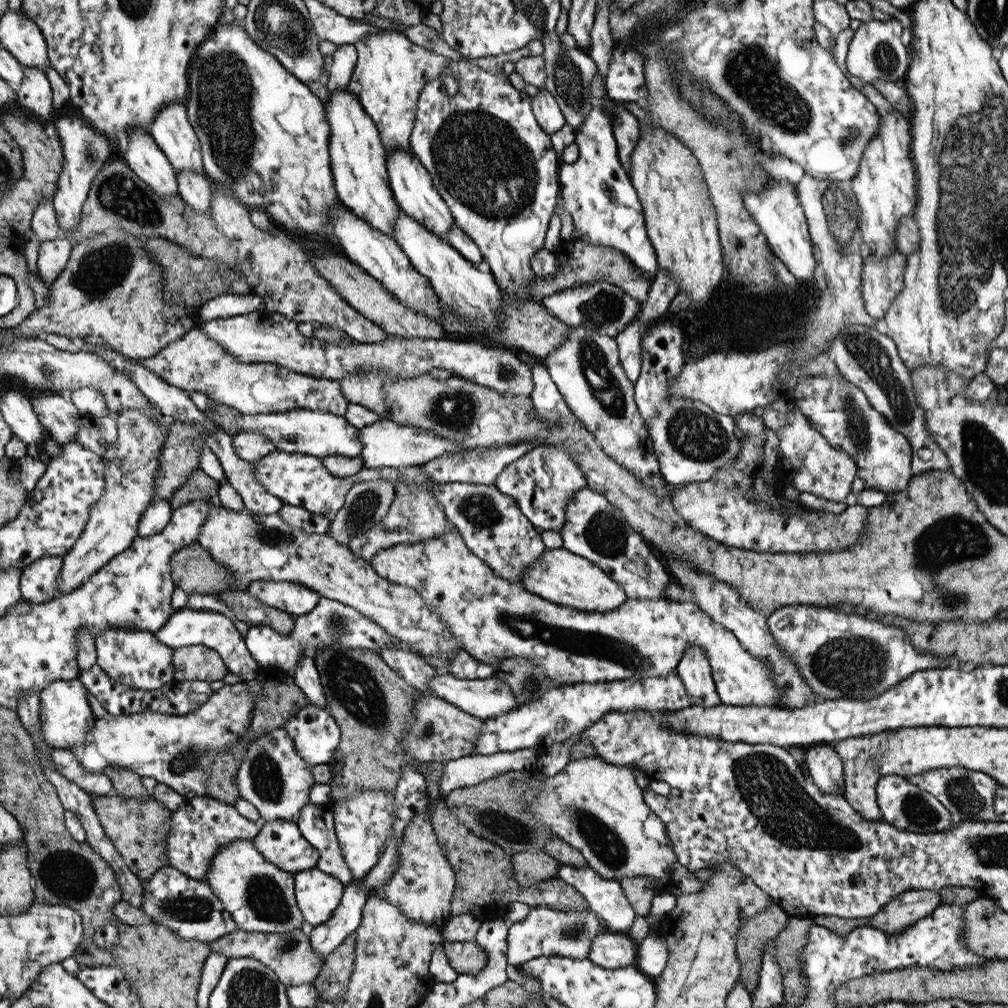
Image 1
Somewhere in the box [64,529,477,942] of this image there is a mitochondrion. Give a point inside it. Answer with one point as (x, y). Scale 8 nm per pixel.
(352, 682)

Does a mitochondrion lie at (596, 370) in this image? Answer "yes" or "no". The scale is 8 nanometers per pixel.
yes

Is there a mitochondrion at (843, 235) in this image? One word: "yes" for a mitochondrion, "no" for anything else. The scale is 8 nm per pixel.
yes

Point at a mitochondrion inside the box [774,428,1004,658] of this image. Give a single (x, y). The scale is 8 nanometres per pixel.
(952, 539)

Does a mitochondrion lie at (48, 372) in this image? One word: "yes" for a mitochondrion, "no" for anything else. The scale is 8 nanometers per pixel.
yes

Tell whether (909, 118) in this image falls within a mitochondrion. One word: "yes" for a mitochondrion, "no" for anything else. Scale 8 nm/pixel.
no

